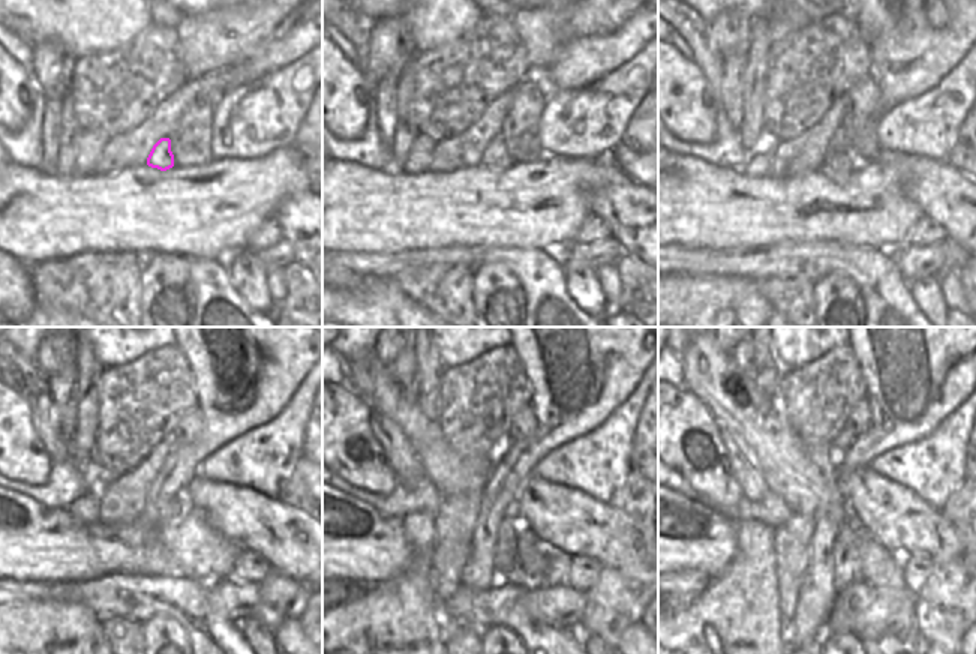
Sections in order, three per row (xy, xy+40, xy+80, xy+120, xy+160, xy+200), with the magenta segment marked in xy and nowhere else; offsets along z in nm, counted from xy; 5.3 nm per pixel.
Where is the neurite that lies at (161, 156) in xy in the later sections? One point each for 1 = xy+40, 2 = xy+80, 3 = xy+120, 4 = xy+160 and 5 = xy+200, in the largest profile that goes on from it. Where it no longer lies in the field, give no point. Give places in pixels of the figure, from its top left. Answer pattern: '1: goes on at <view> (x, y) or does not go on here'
1: goes on at xy+40 (496, 158)
2: goes on at xy+80 (838, 164)
3: goes on at xy+120 (176, 507)
4: goes on at xy+160 (505, 566)
5: goes on at xy+200 (846, 560)

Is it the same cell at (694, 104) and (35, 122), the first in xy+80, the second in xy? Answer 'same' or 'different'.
different

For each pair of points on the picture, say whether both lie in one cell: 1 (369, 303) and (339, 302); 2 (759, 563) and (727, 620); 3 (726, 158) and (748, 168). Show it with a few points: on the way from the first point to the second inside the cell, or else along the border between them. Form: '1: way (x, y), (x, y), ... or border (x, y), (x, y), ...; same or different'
1: way (362, 303), (347, 303); same
2: way (750, 576), (741, 606); same
3: border (750, 152), (738, 168); different

